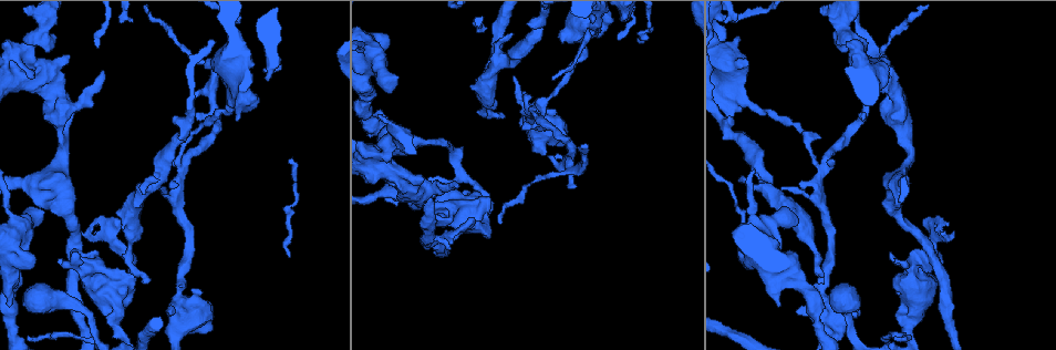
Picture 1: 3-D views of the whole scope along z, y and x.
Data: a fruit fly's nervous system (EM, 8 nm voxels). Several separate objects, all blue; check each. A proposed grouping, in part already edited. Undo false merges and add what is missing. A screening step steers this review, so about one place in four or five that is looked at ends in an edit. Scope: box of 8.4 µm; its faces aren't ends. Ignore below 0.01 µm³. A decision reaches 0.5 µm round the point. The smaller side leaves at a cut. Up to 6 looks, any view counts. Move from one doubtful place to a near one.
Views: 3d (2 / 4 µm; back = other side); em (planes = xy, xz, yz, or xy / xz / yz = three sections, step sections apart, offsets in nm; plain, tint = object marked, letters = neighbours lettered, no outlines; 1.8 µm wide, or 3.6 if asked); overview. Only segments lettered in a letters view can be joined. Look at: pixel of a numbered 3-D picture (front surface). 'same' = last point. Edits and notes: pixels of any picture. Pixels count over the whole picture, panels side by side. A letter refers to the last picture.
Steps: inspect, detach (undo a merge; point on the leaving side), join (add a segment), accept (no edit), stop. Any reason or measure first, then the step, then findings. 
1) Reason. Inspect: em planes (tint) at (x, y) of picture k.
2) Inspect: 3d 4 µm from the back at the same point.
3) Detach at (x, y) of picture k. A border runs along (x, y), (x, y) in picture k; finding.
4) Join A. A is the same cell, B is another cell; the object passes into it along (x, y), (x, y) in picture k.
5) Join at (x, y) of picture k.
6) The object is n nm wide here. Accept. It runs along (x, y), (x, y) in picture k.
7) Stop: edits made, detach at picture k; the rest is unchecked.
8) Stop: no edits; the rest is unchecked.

An open end. Inspect: 3d 4 µm at (236, 121) of picture 1.

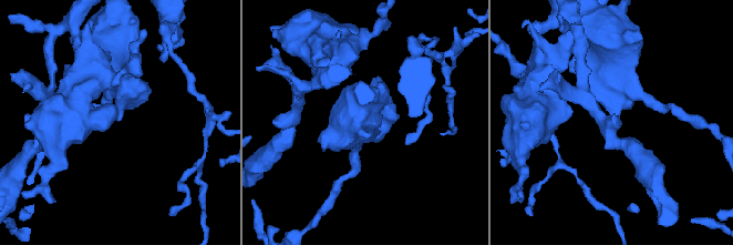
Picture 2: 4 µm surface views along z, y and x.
Inspect: em xz step 8 (letters) at (119, 119) of picture 2.

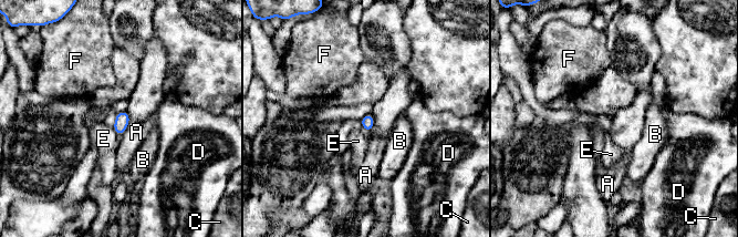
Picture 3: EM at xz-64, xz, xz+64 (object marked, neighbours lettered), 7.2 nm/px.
The object is 90 nm wide here. Accept. A, B, C, D, E and F are other cells; a border runs along (113, 126), (113, 130), (118, 135) in picture 3; no lettered segment goes on from it.

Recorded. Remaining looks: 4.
Free end. Inspect: 3d 4 µm from the back at (896, 206) of picture 1.

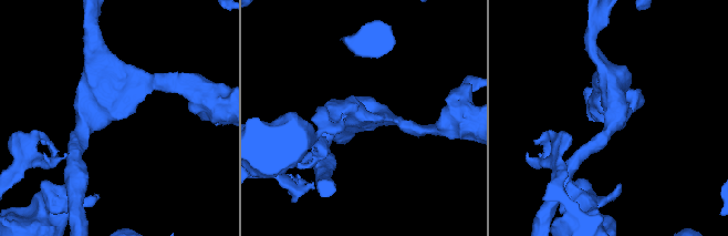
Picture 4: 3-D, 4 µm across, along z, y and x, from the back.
The arms are 220, 300 nm wide. Inspect: em xz step 8 (tint) at (365, 119) of picture 4.

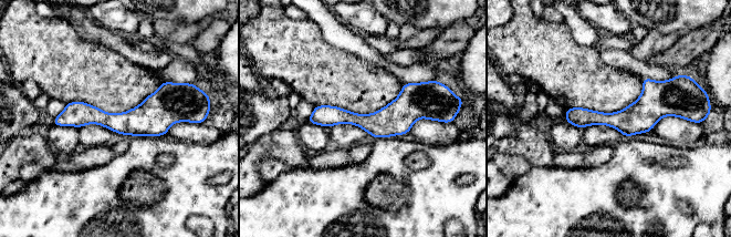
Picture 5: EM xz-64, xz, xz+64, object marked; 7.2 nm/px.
Inspect: em planes (letters) at the same point.

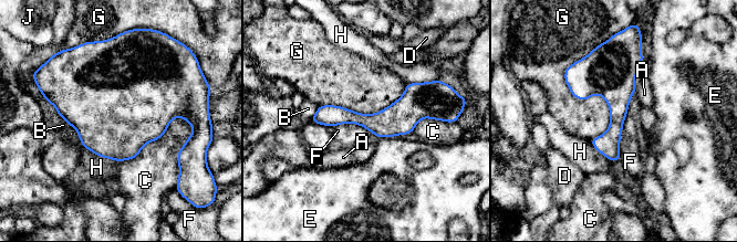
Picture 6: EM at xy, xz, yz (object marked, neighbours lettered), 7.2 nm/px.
Accept. A, B, C, D, E, F, G, H and J are other cells; no lettered segment goes on from it.

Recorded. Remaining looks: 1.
Stop: no edits; the rest is unchecked.

